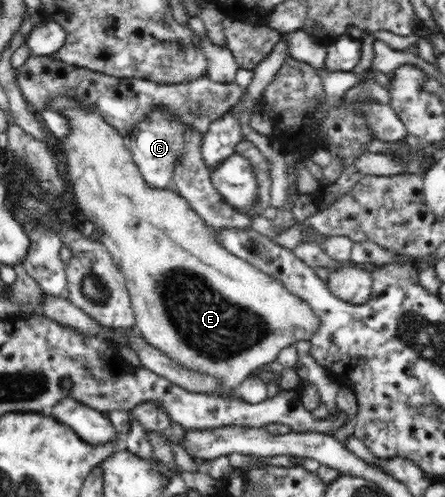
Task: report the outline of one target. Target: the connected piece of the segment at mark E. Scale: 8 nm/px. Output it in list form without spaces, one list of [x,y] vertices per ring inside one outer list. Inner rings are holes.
[[[67,95],[51,98],[47,104],[72,130],[64,139],[58,139],[58,143],[62,143],[58,149],[64,157],[72,197],[78,209],[92,221],[100,233],[100,243],[124,274],[136,320],[134,328],[149,345],[176,364],[218,378],[222,388],[233,390],[254,369],[276,361],[285,347],[313,339],[322,319],[310,304],[290,292],[278,277],[262,272],[226,249],[218,240],[216,230],[193,210],[176,188],[154,189],[150,186],[134,161],[128,142],[103,115],[86,109],[82,102]]]

